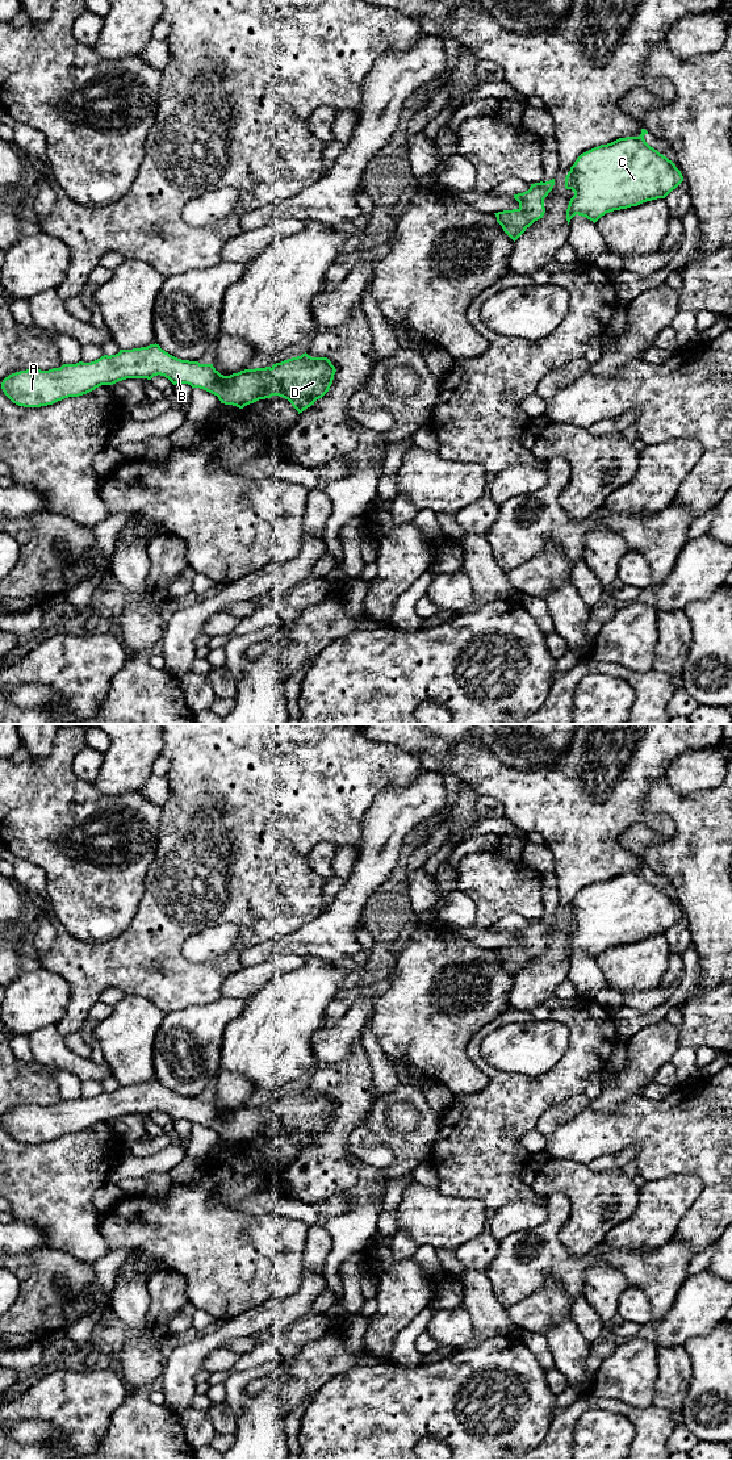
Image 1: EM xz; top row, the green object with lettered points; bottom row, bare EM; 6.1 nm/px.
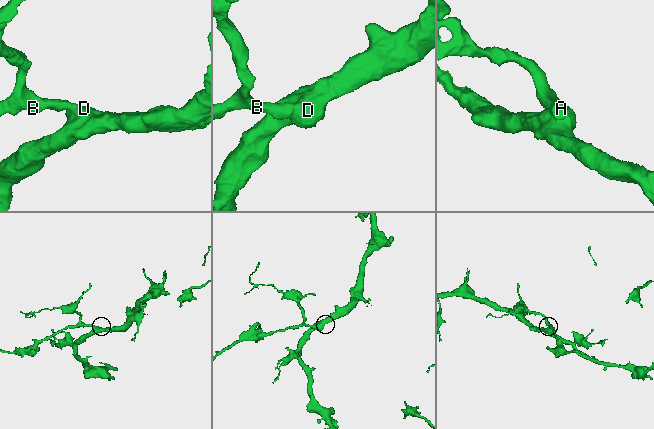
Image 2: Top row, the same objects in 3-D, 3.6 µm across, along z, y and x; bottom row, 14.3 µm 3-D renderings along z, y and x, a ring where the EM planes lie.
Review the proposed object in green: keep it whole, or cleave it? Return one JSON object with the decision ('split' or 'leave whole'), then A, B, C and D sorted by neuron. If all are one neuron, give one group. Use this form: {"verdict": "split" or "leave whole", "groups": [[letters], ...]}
{"verdict": "leave whole", "groups": [["A", "B", "C", "D"]]}

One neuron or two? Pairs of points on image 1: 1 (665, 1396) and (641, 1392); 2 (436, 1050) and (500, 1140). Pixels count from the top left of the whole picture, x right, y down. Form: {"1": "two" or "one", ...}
{"1": "two", "2": "two"}

